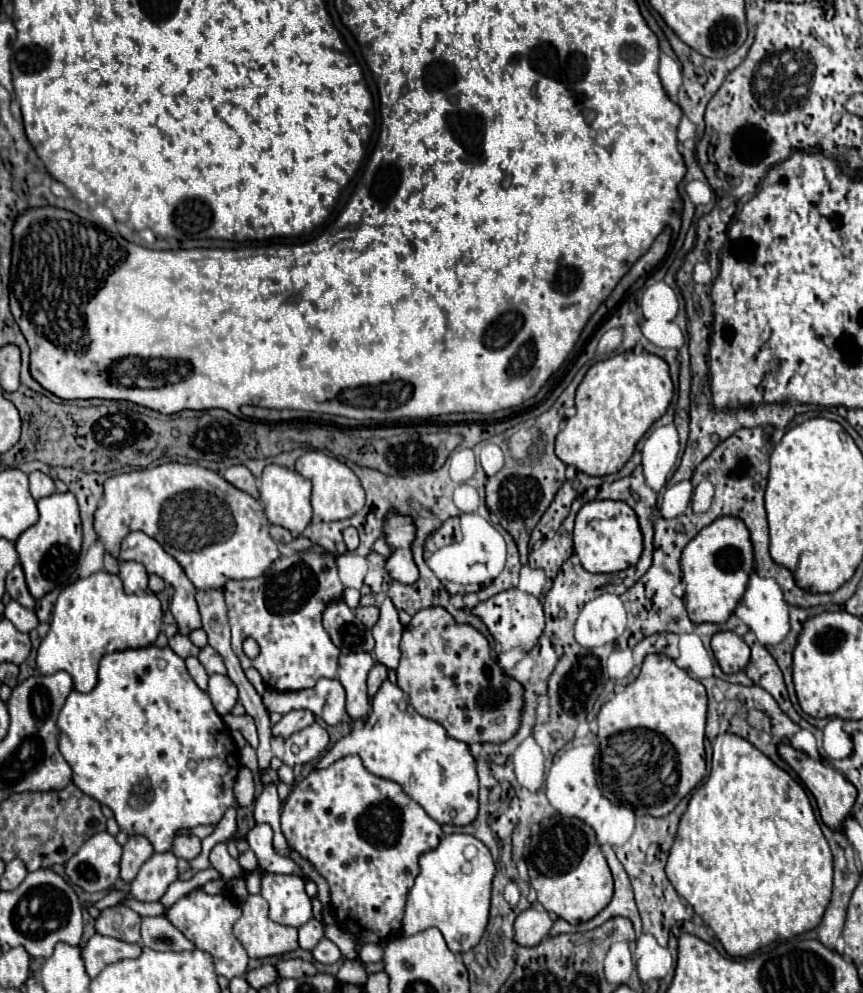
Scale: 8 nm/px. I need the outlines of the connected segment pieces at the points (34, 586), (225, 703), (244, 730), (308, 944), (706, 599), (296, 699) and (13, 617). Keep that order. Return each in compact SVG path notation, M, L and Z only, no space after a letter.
M54 493L38 501L40 519L28 527L16 541L16 551L20 557L20 565L26 575L28 589L34 599L44 597L56 587L62 587L70 581L76 571L80 545L82 545L82 523L78 515L78 503L74 503L74 495Z
M210 675L208 681L208 695L212 699L214 709L220 715L226 715L232 711L232 707L238 703L238 689L228 679L228 675Z
M226 715L224 717L224 723L230 727L230 729L238 729L244 739L256 749L258 747L258 731L256 731L256 723L250 715L240 715L240 717L234 717L234 715Z
M310 919L306 925L302 925L298 929L298 943L302 949L310 951L316 947L316 943L324 937L324 923L318 921L318 919Z
M718 517L714 523L704 527L682 551L682 581L686 585L684 603L688 609L688 617L692 623L724 623L736 609L748 577L754 569L754 555L752 555L752 543L746 525L738 517Z
M320 679L312 689L306 691L280 693L280 691L266 689L262 701L270 713L274 711L286 715L296 709L308 709L316 717L324 719L328 725L338 725L346 713L344 711L346 693L340 681L336 679Z
M10 601L10 603L6 605L4 617L6 617L8 621L12 621L14 627L16 627L18 631L22 631L22 633L28 633L28 631L36 629L36 625L38 625L36 613L34 613L32 609L22 607L18 601Z

